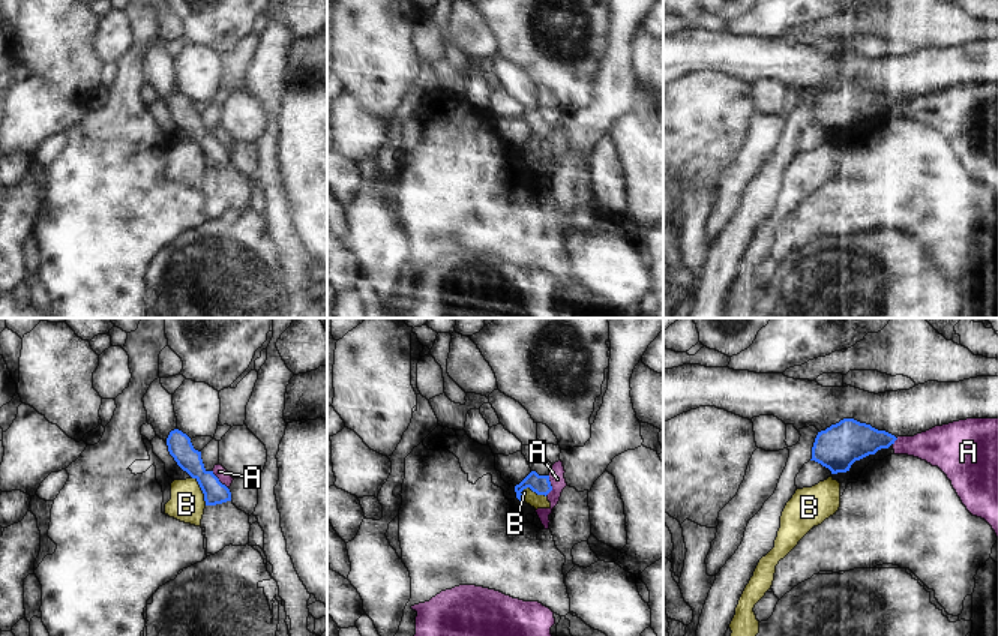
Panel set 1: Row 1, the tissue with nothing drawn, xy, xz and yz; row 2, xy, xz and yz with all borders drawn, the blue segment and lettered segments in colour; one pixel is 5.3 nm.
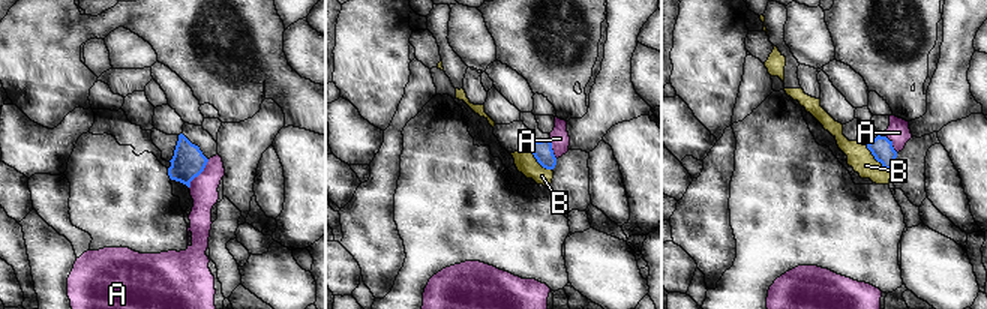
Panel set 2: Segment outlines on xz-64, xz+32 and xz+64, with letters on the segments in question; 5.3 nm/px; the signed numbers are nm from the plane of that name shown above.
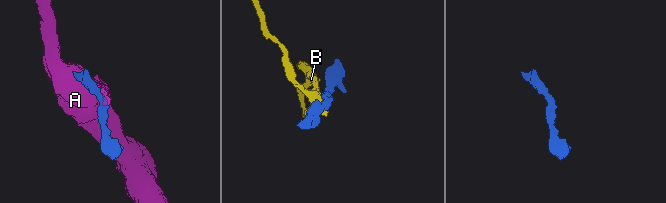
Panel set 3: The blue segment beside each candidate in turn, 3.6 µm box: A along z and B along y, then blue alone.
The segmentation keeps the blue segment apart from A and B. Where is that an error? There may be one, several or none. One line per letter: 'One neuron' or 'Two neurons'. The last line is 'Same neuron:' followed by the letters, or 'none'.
A: Two neurons
B: Two neurons
Same neuron: none

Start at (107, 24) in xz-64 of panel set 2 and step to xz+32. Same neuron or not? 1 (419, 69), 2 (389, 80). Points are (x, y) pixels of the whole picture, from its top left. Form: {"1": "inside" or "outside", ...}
{"1": "outside", "2": "inside"}

